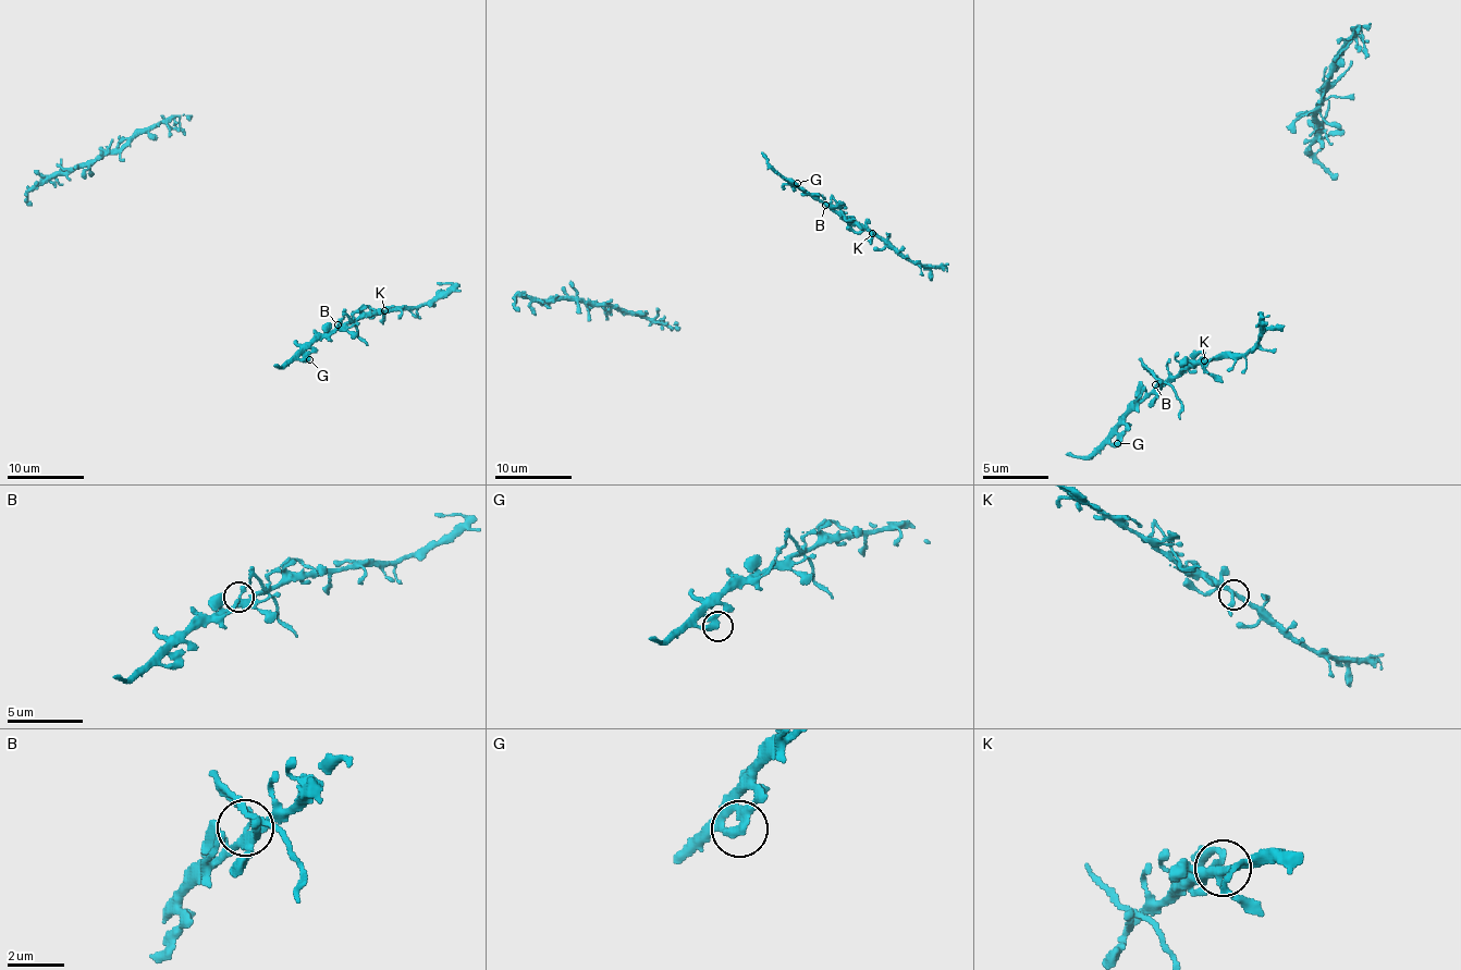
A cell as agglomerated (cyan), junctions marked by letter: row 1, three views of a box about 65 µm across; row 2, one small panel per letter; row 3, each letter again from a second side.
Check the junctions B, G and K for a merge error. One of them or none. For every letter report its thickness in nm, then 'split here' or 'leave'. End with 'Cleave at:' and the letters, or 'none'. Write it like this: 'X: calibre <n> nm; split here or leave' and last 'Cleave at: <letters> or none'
B: calibre 280 nm; split here
G: calibre 280 nm; leave
K: calibre 240 nm; leave
Cleave at: B

